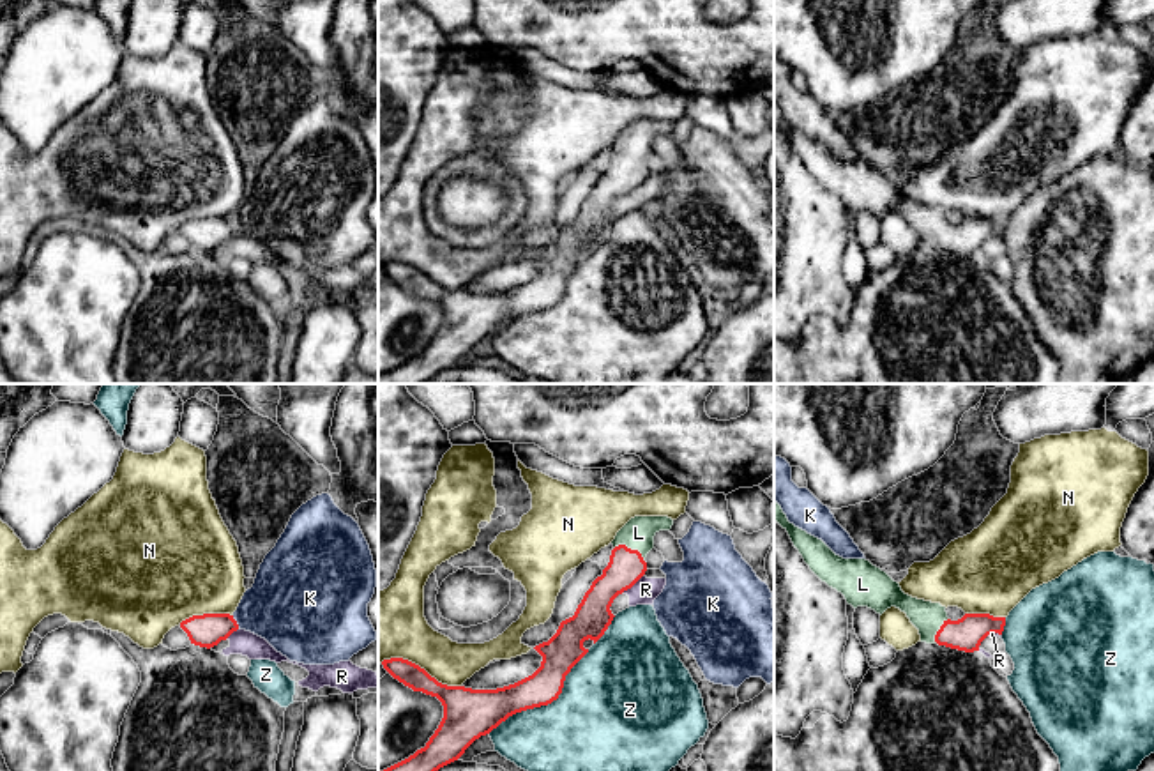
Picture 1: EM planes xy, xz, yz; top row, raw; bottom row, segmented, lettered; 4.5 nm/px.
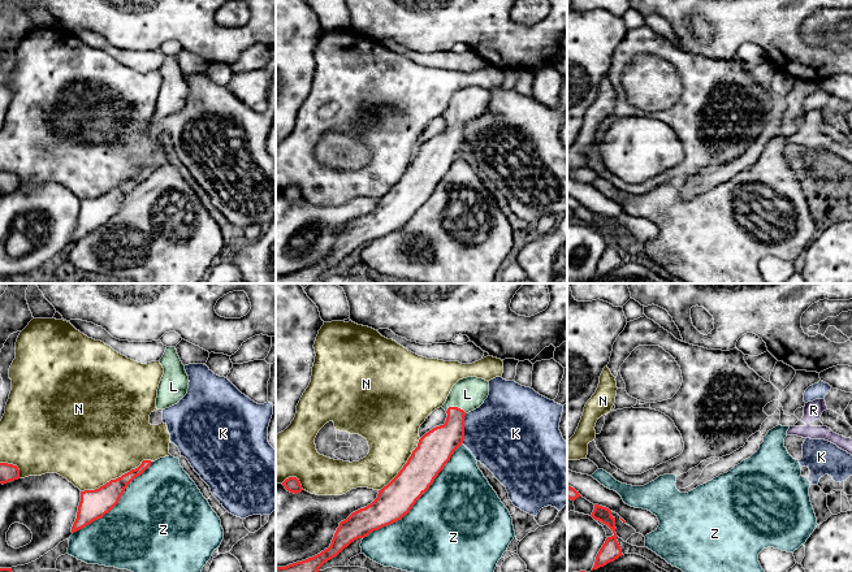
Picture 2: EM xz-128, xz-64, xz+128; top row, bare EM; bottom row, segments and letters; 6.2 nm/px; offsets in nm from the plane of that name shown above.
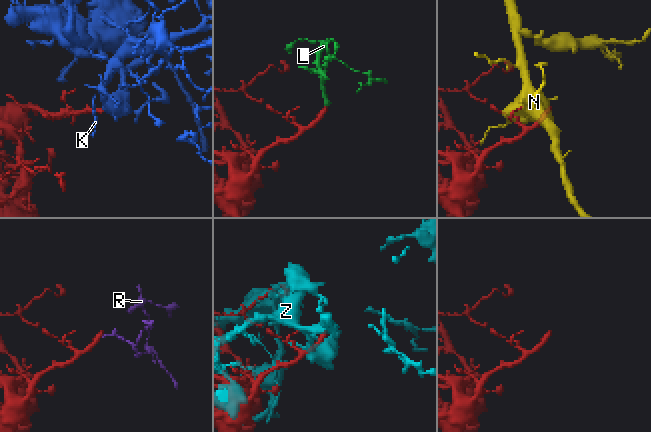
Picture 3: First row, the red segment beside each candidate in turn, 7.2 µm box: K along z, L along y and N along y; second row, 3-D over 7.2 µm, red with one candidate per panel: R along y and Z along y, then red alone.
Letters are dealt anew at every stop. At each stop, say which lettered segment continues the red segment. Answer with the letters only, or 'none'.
L

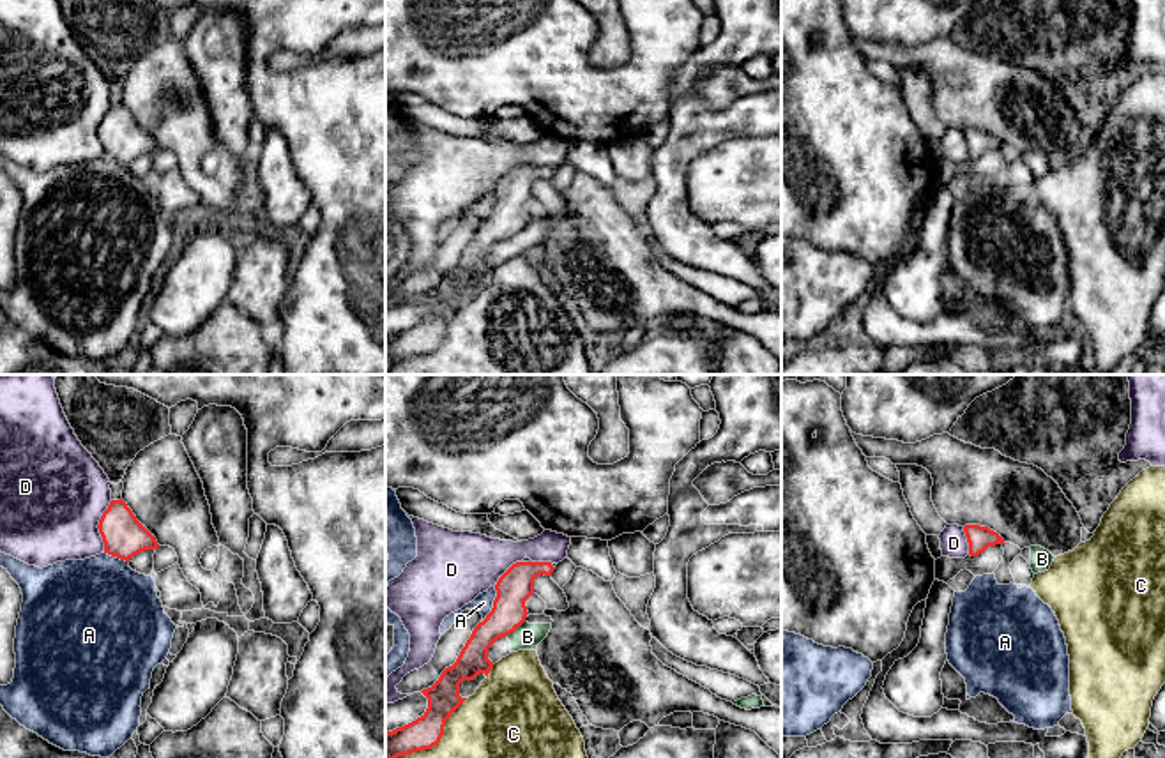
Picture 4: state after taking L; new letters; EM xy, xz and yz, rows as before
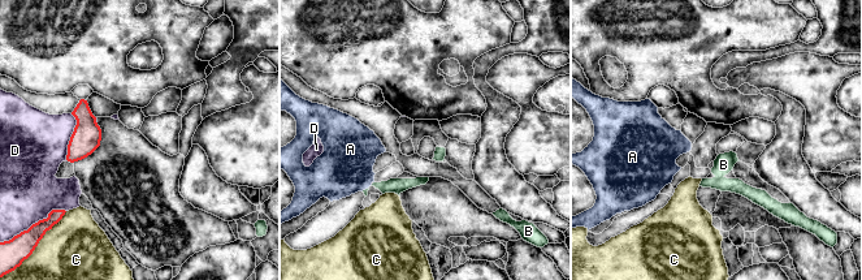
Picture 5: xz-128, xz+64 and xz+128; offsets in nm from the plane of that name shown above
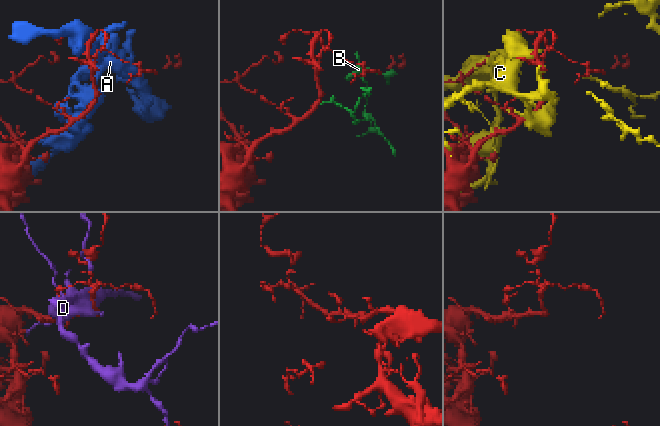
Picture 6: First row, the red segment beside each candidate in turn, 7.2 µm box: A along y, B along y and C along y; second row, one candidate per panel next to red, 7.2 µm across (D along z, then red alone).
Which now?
none

